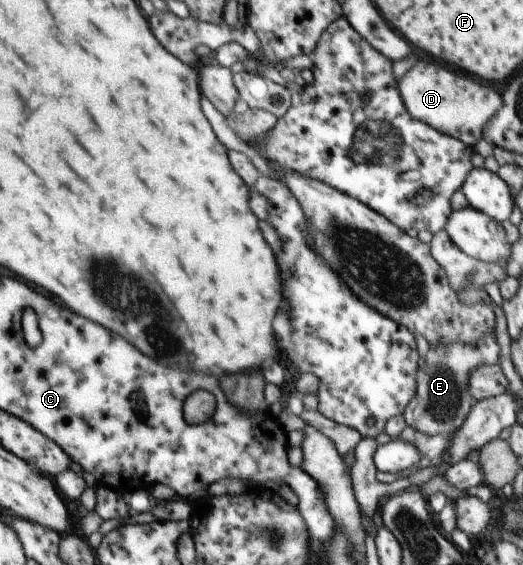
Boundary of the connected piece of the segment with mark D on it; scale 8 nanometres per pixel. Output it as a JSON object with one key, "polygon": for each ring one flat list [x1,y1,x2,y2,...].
{"polygon":[[425,60,410,68,398,80,398,87,407,110,410,110,416,119,426,122,443,134,460,139,470,147,483,138,483,128,501,106,501,96,491,86,479,84,471,78,449,72,435,62]]}

